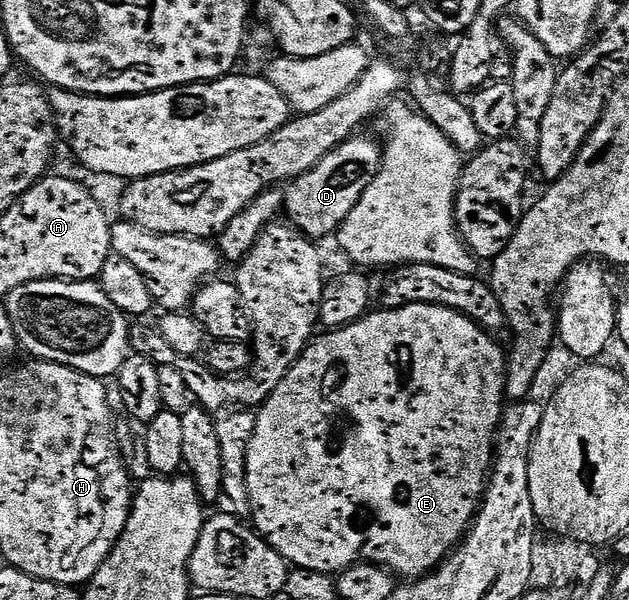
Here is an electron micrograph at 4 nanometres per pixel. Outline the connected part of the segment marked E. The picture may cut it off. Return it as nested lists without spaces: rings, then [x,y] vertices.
[[[408,303],[405,307],[389,307],[379,310],[373,310],[365,315],[363,319],[358,319],[356,322],[348,324],[347,327],[329,330],[324,333],[328,335],[322,336],[323,334],[321,334],[315,341],[309,342],[307,349],[300,356],[300,360],[291,367],[288,375],[281,380],[276,390],[272,392],[271,397],[259,408],[256,415],[256,432],[253,433],[252,443],[248,449],[249,495],[252,498],[254,520],[256,519],[256,523],[254,522],[255,530],[263,535],[269,545],[283,559],[287,559],[293,568],[303,569],[308,573],[339,573],[345,571],[347,567],[352,567],[354,564],[363,561],[365,563],[376,563],[379,567],[387,567],[393,576],[401,577],[400,575],[405,575],[406,578],[412,579],[411,581],[416,581],[435,571],[456,550],[458,544],[464,539],[466,532],[471,528],[476,513],[480,509],[486,484],[490,478],[489,472],[491,472],[494,462],[494,444],[498,439],[500,420],[506,410],[506,355],[504,359],[503,353],[496,348],[496,343],[492,340],[495,338],[489,332],[478,326],[470,317],[466,317],[460,311],[455,311],[449,307],[430,305],[429,303]]]

